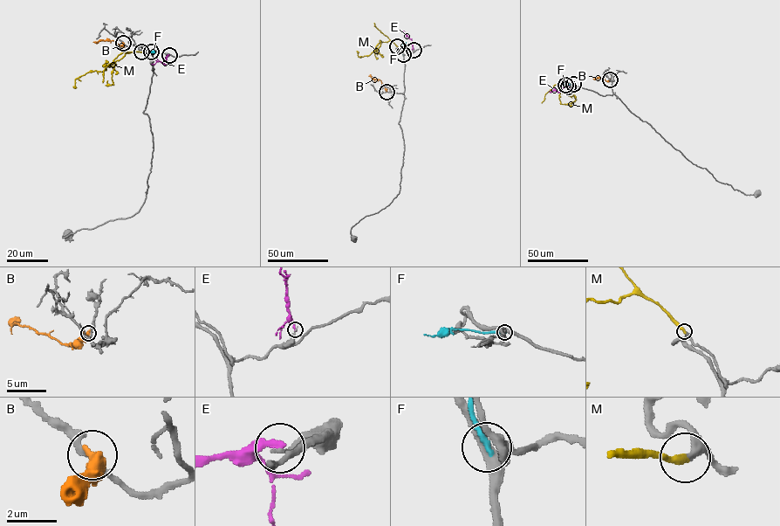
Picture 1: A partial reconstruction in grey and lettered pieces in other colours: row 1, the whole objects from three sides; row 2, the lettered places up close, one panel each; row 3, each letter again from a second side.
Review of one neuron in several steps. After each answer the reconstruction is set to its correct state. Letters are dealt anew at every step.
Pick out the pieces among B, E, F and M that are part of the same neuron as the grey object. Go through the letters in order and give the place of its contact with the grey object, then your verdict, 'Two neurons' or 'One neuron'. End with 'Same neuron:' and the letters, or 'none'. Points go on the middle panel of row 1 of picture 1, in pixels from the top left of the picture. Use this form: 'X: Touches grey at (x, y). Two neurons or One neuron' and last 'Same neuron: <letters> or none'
B: Touches grey at (386, 92). Two neurons
E: Touches grey at (413, 50). Two neurons
F: Touches grey at (403, 54). Two neurons
M: Touches grey at (397, 46). One neuron
Same neuron: M

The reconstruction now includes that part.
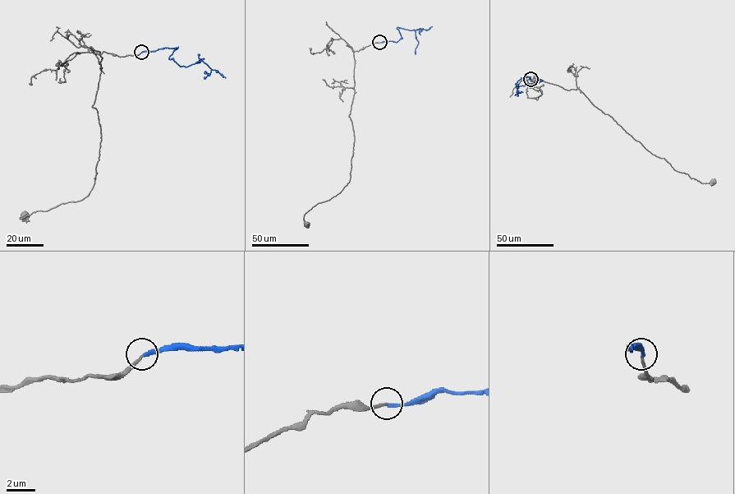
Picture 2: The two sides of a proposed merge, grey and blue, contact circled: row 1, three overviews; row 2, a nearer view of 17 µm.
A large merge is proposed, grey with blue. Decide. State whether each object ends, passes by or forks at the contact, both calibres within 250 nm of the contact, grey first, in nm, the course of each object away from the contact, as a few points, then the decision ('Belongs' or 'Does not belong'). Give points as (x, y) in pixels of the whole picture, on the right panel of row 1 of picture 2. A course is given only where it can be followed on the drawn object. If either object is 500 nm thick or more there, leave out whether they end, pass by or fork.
At the ring grey ends. At the ring blue ends. Thickness 180 nm (grey) against 240 nm. Course of grey: (530, 79), (539, 80), (534, 76), (567, 90), (578, 89), (675, 170), (701, 183), (712, 182). Course of blue: (530, 79), (530, 76), (521, 77), (515, 84), (516, 88), (542, 80). Belongs

